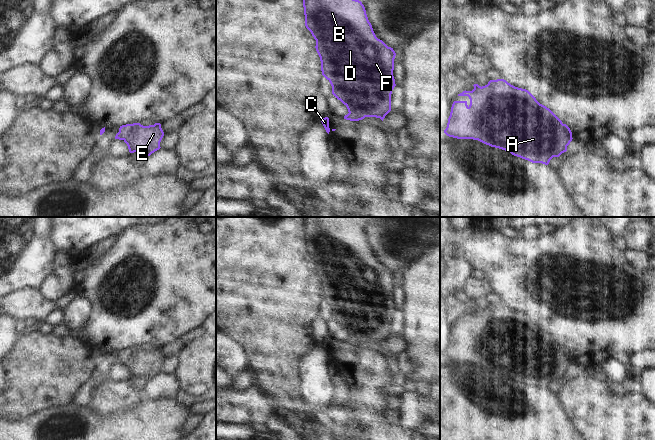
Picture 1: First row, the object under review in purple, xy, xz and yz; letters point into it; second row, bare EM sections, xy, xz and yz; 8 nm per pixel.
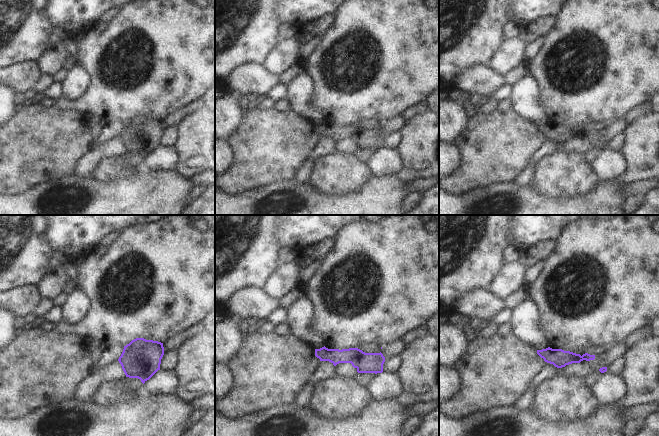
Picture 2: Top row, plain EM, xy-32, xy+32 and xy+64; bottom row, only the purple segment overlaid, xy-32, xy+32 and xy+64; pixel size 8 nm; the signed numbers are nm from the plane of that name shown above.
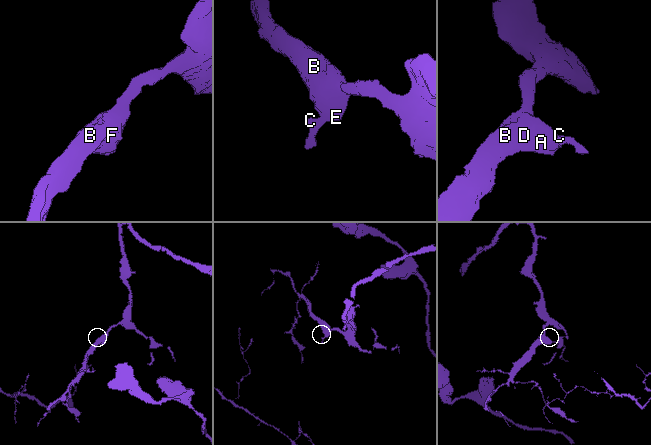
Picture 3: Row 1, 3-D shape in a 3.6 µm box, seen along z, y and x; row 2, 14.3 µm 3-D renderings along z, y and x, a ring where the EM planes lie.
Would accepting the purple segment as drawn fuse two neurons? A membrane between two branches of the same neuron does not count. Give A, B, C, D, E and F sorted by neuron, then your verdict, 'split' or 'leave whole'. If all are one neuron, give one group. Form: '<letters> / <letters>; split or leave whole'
A B C D E F; leave whole

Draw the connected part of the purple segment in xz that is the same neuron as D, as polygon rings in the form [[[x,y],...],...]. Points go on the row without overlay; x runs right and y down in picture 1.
[[[304,217],[303,231],[305,250],[316,264],[322,299],[330,306],[332,318],[348,333],[344,343],[359,345],[365,341],[376,341],[383,345],[391,335],[391,318],[396,310],[393,300],[396,277],[376,261],[362,226],[347,217]]]

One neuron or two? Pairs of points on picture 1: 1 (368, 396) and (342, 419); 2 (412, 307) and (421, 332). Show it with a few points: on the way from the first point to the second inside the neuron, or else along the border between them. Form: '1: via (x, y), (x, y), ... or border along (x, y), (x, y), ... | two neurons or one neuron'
1: border along (342, 406), (351, 411), (357, 423), (357, 429) | two neurons
2: via (418, 313), (421, 316), (421, 326) | one neuron

